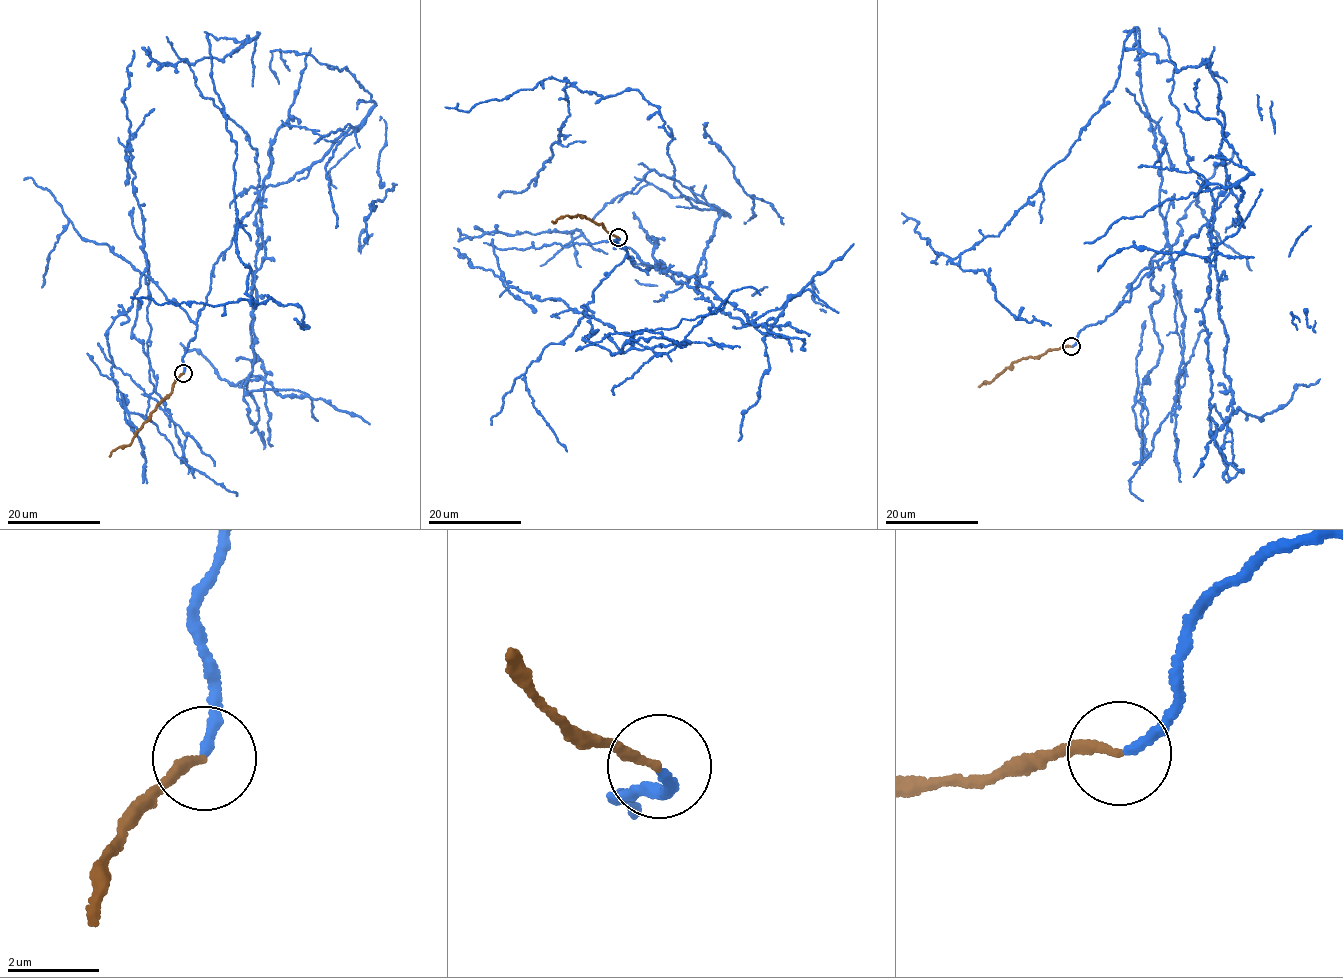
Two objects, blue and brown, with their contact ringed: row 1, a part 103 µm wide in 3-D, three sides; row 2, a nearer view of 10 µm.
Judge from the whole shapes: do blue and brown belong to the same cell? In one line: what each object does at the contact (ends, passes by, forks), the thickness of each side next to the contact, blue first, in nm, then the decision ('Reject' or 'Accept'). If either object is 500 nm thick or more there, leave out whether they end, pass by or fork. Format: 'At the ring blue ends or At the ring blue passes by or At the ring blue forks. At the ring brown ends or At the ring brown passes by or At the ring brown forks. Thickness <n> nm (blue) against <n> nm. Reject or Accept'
At the ring blue ends. At the ring brown ends. Thickness 200 nm (blue) against 190 nm. Reject

